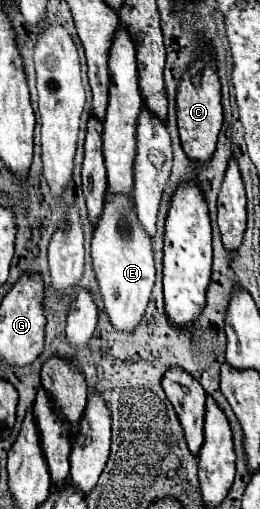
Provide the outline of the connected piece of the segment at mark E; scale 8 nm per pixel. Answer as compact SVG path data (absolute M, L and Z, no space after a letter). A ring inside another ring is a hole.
M106 196L106 204L92 238L92 268L110 324L118 332L134 332L150 302L156 270L150 238L146 238L142 226L138 226L138 218L134 218L134 206L126 202L126 198ZM122 222L126 222L126 230L122 230Z

